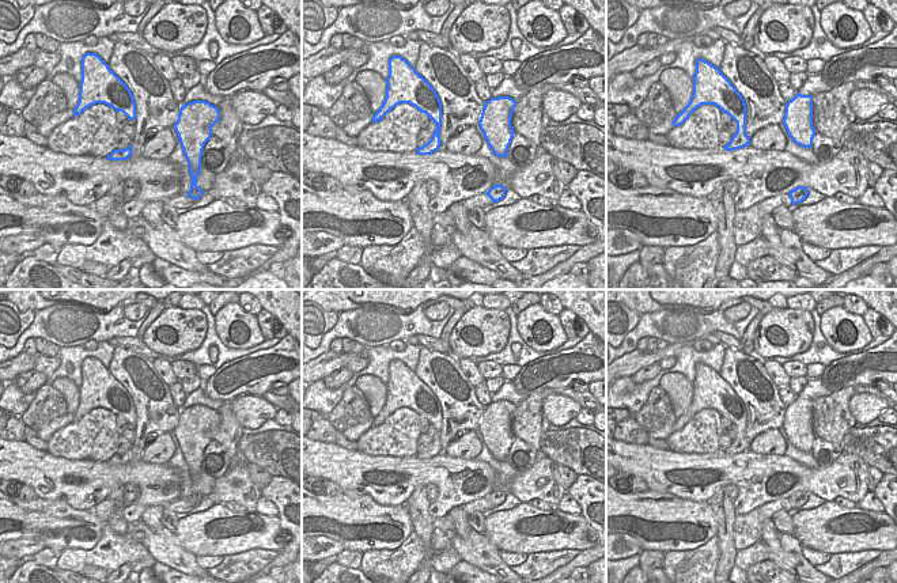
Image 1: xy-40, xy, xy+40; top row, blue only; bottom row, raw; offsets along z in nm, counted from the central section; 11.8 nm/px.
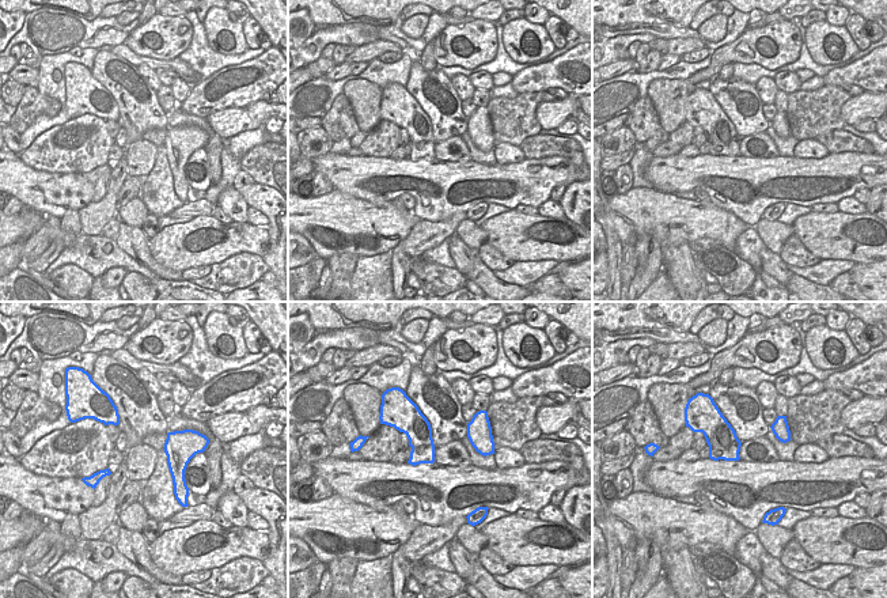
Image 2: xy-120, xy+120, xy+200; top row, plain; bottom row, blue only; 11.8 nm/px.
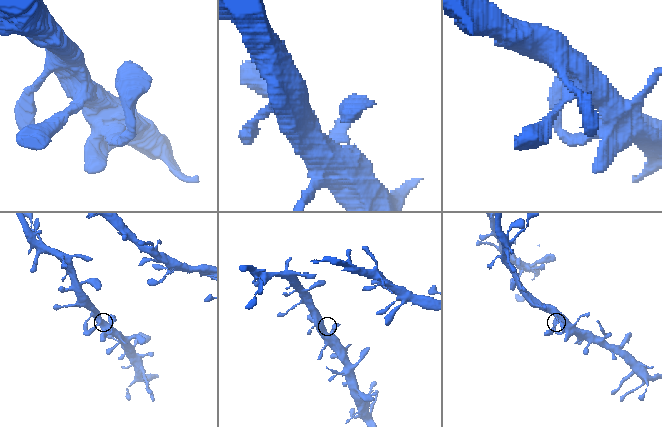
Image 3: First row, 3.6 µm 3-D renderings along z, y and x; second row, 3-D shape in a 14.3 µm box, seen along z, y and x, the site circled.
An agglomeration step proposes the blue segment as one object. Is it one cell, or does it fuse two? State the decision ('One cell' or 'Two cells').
One cell.

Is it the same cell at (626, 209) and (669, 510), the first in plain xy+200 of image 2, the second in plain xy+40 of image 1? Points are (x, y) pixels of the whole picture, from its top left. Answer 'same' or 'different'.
same

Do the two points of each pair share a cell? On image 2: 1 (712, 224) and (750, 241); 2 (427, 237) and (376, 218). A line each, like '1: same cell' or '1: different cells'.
1: different cells
2: different cells

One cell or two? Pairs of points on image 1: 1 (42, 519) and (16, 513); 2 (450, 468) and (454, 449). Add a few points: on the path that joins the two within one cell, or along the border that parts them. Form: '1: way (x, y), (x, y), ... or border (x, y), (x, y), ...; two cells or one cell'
1: way (36, 519), (23, 519); one cell
2: border (446, 453), (453, 457), (476, 458); two cells

